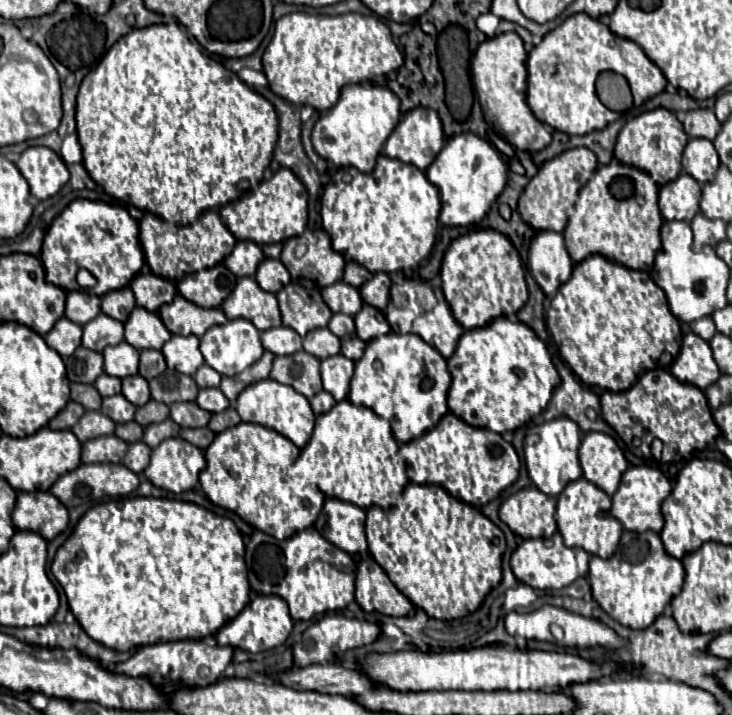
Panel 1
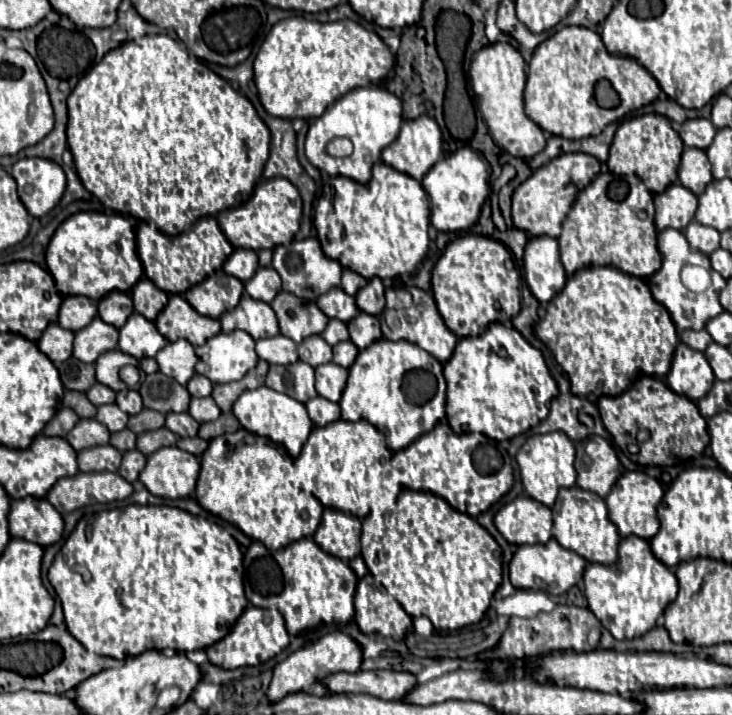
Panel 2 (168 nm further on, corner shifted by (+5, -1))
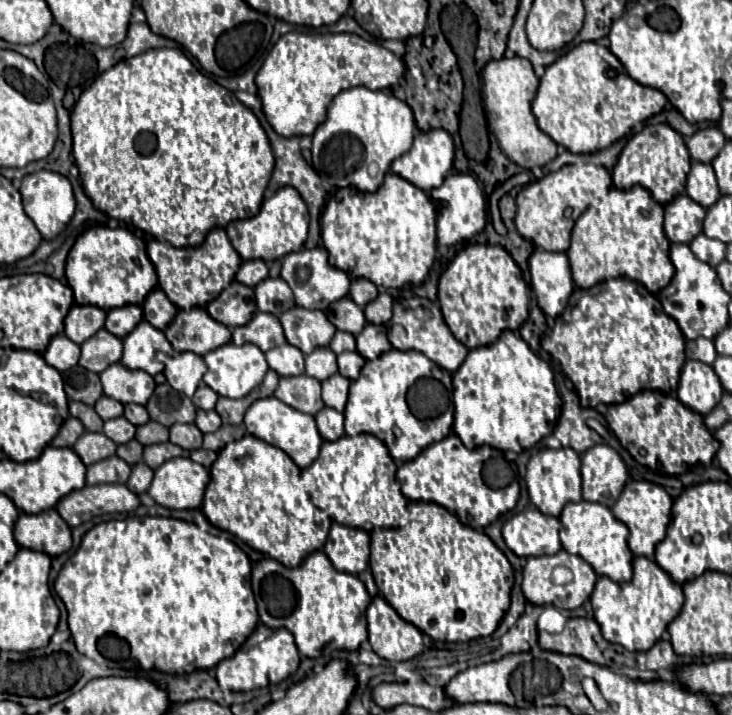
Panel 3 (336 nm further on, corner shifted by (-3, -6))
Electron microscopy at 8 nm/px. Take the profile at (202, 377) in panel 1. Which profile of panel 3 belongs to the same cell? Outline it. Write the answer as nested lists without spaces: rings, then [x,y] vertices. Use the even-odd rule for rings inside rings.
[[[201,384],[199,388],[197,388],[197,392],[193,394],[193,404],[195,404],[195,408],[201,408],[201,410],[213,410],[215,408],[215,402],[217,402],[217,394],[209,388],[209,386],[205,386],[205,384]]]

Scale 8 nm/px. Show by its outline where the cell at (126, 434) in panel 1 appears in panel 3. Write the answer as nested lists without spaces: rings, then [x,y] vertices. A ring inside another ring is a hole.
[[[131,440],[129,444],[121,444],[117,446],[117,456],[121,460],[125,460],[129,466],[135,466],[141,462],[143,458],[143,446],[137,440]]]

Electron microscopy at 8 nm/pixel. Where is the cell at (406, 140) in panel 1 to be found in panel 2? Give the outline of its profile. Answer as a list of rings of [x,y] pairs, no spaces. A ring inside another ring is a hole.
[[[429,115],[409,119],[401,125],[397,139],[383,149],[383,161],[393,169],[421,181],[423,175],[441,159],[441,129]]]

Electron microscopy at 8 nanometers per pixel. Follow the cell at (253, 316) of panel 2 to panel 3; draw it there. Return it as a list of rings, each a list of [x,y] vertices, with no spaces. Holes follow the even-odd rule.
[[[255,312],[249,324],[233,328],[233,344],[255,344],[263,352],[285,344],[285,334],[277,316],[269,316],[267,312]]]

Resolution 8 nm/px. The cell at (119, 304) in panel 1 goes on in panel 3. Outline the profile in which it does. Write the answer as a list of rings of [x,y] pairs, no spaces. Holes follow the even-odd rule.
[[[125,306],[125,308],[111,308],[107,312],[107,322],[105,328],[115,334],[117,338],[125,338],[139,322],[143,320],[141,316],[141,306]]]

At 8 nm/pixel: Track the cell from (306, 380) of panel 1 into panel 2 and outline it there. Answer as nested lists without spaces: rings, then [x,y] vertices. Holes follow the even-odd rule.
[[[297,361],[291,365],[271,365],[265,385],[301,403],[317,397],[313,367],[305,361]]]

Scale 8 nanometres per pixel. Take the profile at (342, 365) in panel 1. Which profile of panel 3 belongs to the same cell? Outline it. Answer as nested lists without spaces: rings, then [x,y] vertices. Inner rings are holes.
[[[333,374],[329,380],[323,380],[323,402],[327,408],[335,408],[337,412],[345,410],[347,404],[347,390],[349,390],[349,380],[341,374]]]

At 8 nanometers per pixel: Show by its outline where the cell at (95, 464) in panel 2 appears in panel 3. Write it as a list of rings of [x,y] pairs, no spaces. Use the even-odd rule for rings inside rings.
[[[111,456],[109,460],[101,460],[87,468],[87,484],[107,484],[107,482],[125,484],[129,474],[131,466],[117,456]]]

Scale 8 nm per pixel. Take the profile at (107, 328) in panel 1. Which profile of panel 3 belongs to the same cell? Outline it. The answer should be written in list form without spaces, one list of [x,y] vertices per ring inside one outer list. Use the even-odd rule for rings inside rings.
[[[101,328],[95,336],[81,344],[79,364],[89,372],[101,374],[107,366],[121,360],[121,352],[123,352],[121,340],[111,332],[105,332],[105,328]]]

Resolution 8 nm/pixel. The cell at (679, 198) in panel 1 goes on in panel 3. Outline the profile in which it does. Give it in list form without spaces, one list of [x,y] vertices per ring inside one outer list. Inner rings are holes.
[[[687,194],[675,196],[665,204],[665,234],[671,242],[689,244],[697,234],[701,234],[705,218],[705,208],[693,202]]]

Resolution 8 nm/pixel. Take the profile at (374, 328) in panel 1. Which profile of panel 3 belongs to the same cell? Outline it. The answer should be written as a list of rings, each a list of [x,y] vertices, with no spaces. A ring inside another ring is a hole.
[[[367,324],[363,328],[363,332],[357,336],[357,352],[365,358],[365,360],[375,360],[381,354],[389,352],[393,346],[387,338],[387,328],[385,326],[375,326],[375,324]]]

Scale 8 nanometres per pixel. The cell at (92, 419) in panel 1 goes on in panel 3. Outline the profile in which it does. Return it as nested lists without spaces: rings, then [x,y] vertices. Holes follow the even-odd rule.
[[[85,432],[73,446],[75,454],[81,458],[85,466],[91,466],[99,460],[113,456],[115,448],[117,446],[113,444],[113,440],[109,440],[105,434],[99,434],[99,432]]]

